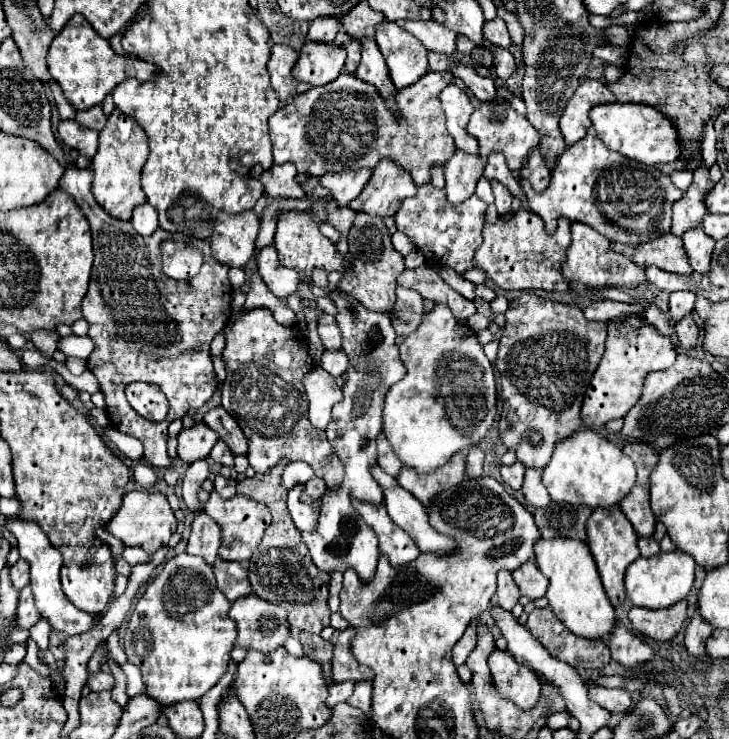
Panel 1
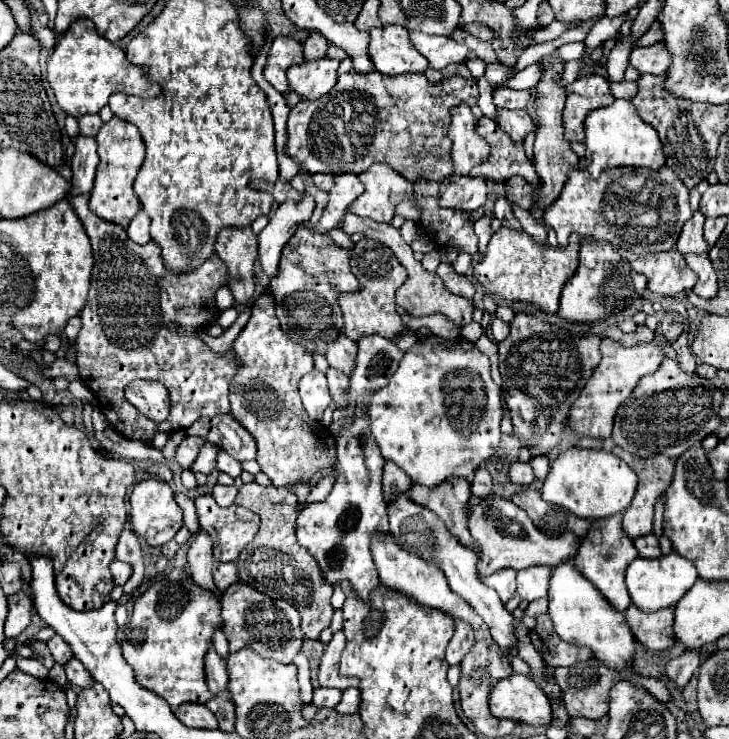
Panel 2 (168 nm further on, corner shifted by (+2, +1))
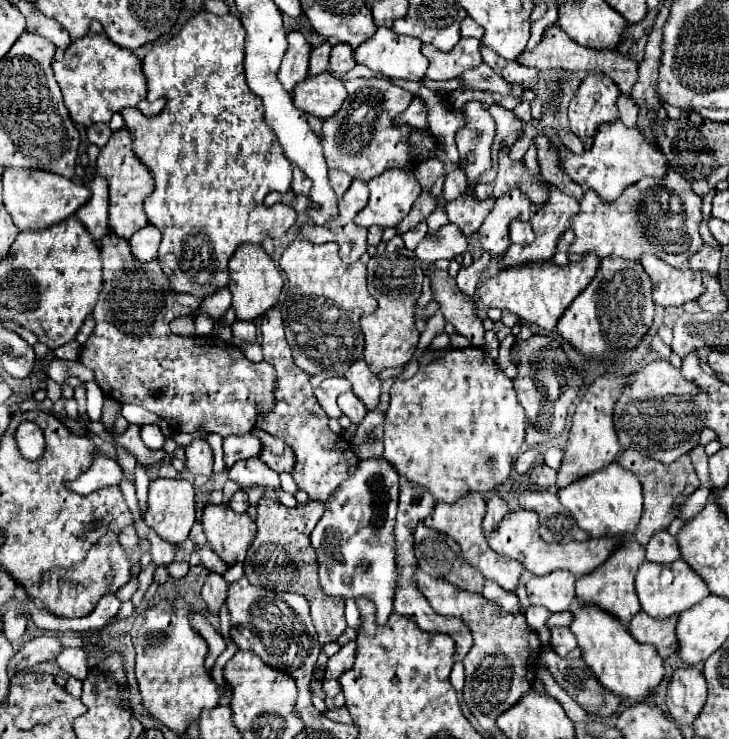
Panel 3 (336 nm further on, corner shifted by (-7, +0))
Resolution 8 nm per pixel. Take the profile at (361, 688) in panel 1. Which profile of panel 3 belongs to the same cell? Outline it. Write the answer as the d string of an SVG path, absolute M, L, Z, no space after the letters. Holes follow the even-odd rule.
M340 707L340 709L332 709L324 712L324 715L328 719L332 719L334 722L338 723L352 723L352 717L348 713L346 707Z

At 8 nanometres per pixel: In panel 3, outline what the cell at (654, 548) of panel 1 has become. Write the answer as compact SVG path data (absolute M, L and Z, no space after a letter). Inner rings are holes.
M658 531L646 545L646 559L656 561L656 563L672 563L680 559L680 549L678 541L674 535L668 531Z

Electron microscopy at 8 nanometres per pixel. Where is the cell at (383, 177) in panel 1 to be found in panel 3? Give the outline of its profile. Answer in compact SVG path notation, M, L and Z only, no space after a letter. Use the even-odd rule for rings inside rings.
M388 169L366 185L370 189L368 205L354 219L356 225L366 229L372 225L396 227L422 193L416 177L404 169Z

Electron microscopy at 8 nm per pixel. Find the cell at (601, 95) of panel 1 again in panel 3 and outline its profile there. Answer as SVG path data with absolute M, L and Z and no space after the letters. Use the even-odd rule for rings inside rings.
M590 73L580 83L568 107L568 119L570 131L584 143L584 149L592 147L598 125L618 119L618 95L618 87L604 73Z

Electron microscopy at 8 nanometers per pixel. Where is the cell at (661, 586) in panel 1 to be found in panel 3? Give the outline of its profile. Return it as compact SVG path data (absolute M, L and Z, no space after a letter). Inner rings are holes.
M678 559L670 565L654 565L650 561L644 561L636 575L636 593L642 611L654 619L666 619L678 615L710 595L706 583L698 577L698 573L694 573L694 569L690 569L690 565L684 559Z

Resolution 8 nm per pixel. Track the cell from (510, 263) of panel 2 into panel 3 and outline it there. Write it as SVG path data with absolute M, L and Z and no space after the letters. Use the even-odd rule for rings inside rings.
M588 253L586 259L582 259L580 263L572 263L570 267L558 267L552 261L510 267L506 271L500 271L496 277L484 281L482 287L478 289L478 299L482 301L484 307L508 309L510 313L516 313L520 321L538 325L546 333L552 333L562 313L588 287L598 269L600 259L594 257L594 253Z

